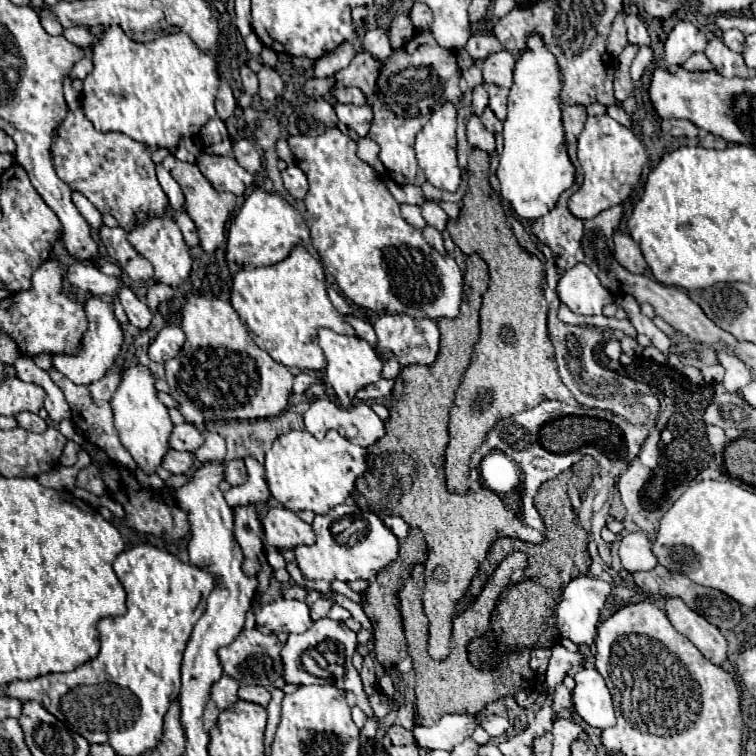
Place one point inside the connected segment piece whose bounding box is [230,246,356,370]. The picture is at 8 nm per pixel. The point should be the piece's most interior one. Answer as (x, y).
(284, 305)

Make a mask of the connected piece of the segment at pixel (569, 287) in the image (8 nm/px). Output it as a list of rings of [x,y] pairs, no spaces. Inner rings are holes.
[[[576,264],[562,274],[558,282],[558,298],[580,316],[602,314],[602,308],[614,302],[614,296],[600,284],[598,276],[586,264]]]

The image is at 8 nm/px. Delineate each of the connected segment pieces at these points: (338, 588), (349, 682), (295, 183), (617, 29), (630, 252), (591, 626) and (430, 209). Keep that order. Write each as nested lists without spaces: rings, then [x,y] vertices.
[[[334,580],[329,583],[329,585],[333,591],[347,596],[349,599],[356,603],[361,602],[361,595],[359,593],[353,592],[345,582]]]
[[[347,661],[344,665],[345,674],[344,674],[344,689],[346,691],[353,692],[358,698],[358,707],[367,714],[371,716],[373,714],[372,709],[369,705],[369,699],[364,692],[363,684],[361,677],[355,667],[353,666],[352,661]]]
[[[296,164],[288,166],[282,172],[282,180],[284,180],[284,186],[286,186],[288,194],[294,200],[306,196],[306,192],[308,192],[308,180],[306,180],[306,174],[304,174],[304,170],[300,166],[296,166]]]
[[[618,14],[616,20],[614,20],[614,24],[612,24],[610,36],[608,36],[606,52],[608,52],[612,58],[616,58],[616,56],[624,50],[626,44],[628,44],[628,40],[626,40],[626,24],[624,24],[624,16]]]
[[[620,230],[614,232],[614,244],[616,244],[616,250],[614,250],[614,258],[630,272],[634,274],[642,274],[646,270],[646,260],[640,252],[640,246],[628,236],[628,234],[622,234]]]
[[[584,574],[570,580],[570,584],[564,588],[562,600],[560,600],[558,610],[556,610],[556,626],[558,626],[560,634],[564,638],[570,638],[578,646],[592,646],[592,642],[596,638],[596,626],[598,626],[600,610],[606,602],[606,596],[610,594],[610,590],[612,588],[608,582],[598,580],[598,578],[590,578]]]
[[[424,202],[424,204],[422,204],[422,216],[424,216],[424,220],[426,220],[430,226],[434,226],[438,232],[444,232],[446,222],[448,222],[448,216],[446,216],[446,212],[444,212],[436,202]]]

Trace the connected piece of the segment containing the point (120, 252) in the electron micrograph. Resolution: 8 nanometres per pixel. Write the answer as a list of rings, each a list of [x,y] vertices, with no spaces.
[[[102,226],[100,228],[100,238],[106,244],[106,250],[110,254],[112,260],[116,260],[120,266],[124,266],[132,256],[138,256],[138,252],[134,250],[134,246],[128,242],[128,232],[124,228],[108,228]]]

